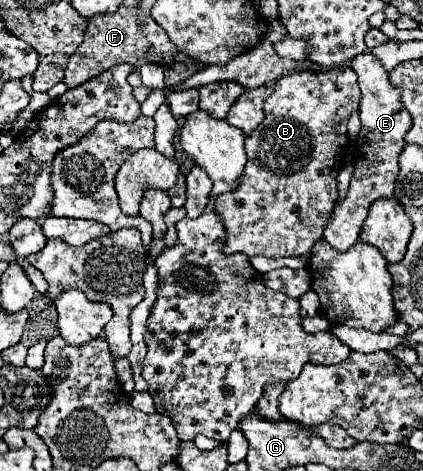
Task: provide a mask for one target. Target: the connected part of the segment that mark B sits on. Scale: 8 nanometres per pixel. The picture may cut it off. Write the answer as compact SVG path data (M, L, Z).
M348 65L328 71L292 71L276 81L274 93L264 103L264 121L252 135L246 135L248 163L238 179L238 187L214 199L214 211L220 215L226 229L226 255L302 257L312 253L312 245L322 237L326 221L338 201L336 175L348 145L346 121L350 113L358 109L358 101L360 87L356 83L356 73Z

